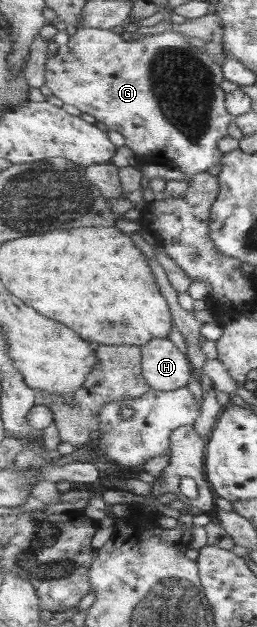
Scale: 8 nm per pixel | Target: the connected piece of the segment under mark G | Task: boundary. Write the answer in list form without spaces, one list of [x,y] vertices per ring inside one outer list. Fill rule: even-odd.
[[[83,27],[78,29],[74,35],[70,37],[68,42],[60,45],[56,54],[46,60],[45,65],[45,82],[51,92],[64,104],[71,104],[82,113],[92,115],[96,120],[102,122],[109,130],[116,130],[125,137],[125,146],[130,148],[133,154],[138,158],[142,156],[142,160],[146,158],[146,162],[162,162],[162,166],[180,169],[190,178],[194,175],[208,172],[210,168],[221,164],[222,157],[225,155],[220,152],[218,142],[228,136],[229,128],[234,120],[233,114],[227,109],[227,93],[222,90],[222,82],[224,82],[225,74],[222,71],[221,64],[214,60],[206,49],[196,47],[190,44],[181,32],[174,31],[170,28],[163,28],[163,33],[154,35],[143,35],[141,38],[132,42],[126,42],[120,34],[115,34],[112,30],[102,30],[101,28]]]

